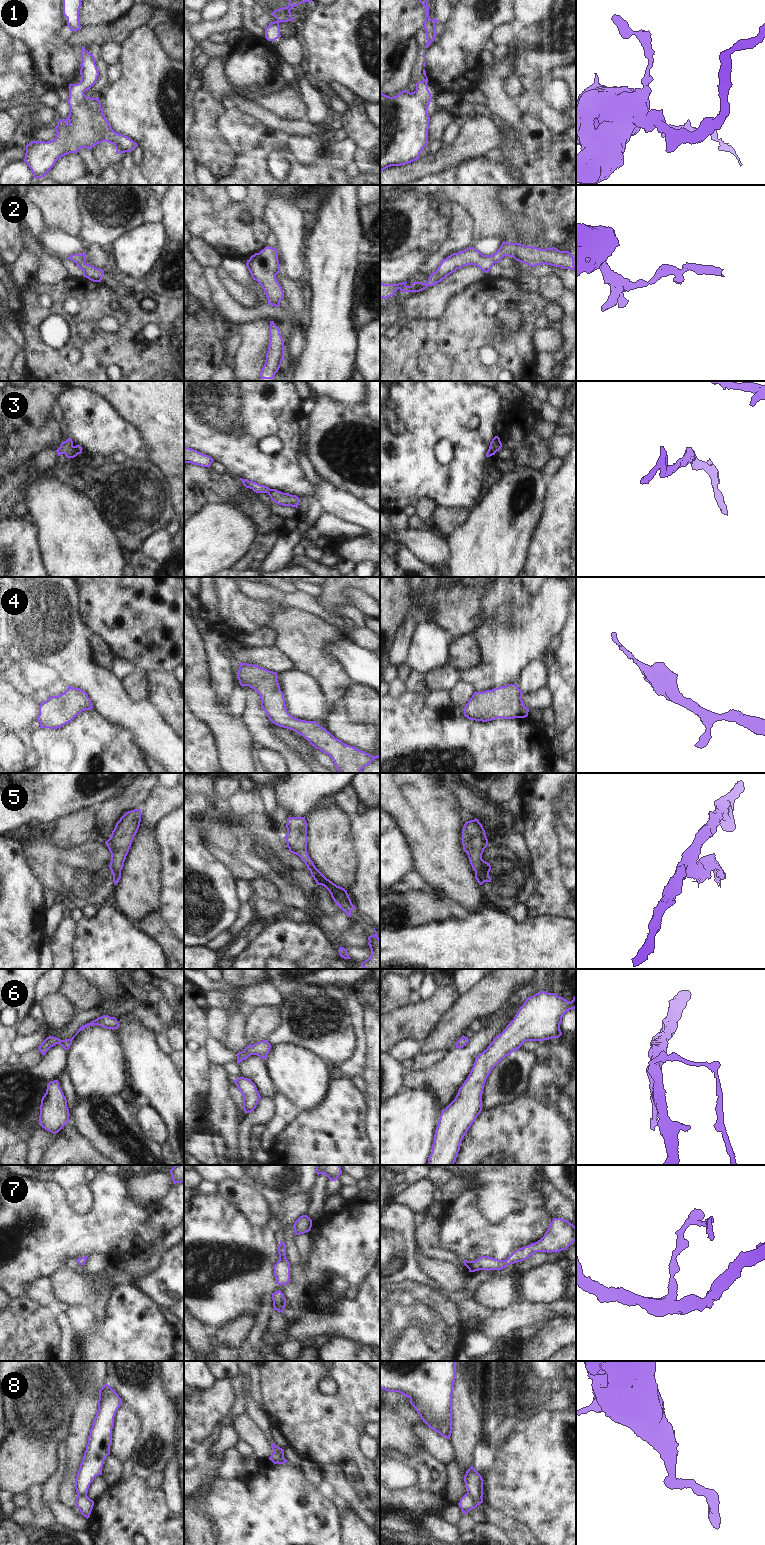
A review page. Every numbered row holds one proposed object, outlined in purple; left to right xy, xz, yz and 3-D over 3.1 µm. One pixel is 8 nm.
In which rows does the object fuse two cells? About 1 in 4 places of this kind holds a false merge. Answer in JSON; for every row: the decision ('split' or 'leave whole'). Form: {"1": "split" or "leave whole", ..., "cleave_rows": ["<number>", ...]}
{"1": "leave whole", "2": "leave whole", "3": "split", "4": "leave whole", "5": "split", "6": "leave whole", "7": "leave whole", "8": "split", "cleave_rows": ["3", "5", "8"]}

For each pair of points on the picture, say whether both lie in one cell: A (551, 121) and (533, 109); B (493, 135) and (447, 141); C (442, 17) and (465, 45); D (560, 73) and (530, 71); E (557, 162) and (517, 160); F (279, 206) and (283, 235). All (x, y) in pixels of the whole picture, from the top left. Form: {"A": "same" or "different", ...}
{"A": "same", "B": "different", "C": "different", "D": "different", "E": "same", "F": "same"}

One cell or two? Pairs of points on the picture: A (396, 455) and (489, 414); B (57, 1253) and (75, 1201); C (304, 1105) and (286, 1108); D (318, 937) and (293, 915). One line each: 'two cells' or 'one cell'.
A: one cell
B: two cells
C: two cells
D: two cells

